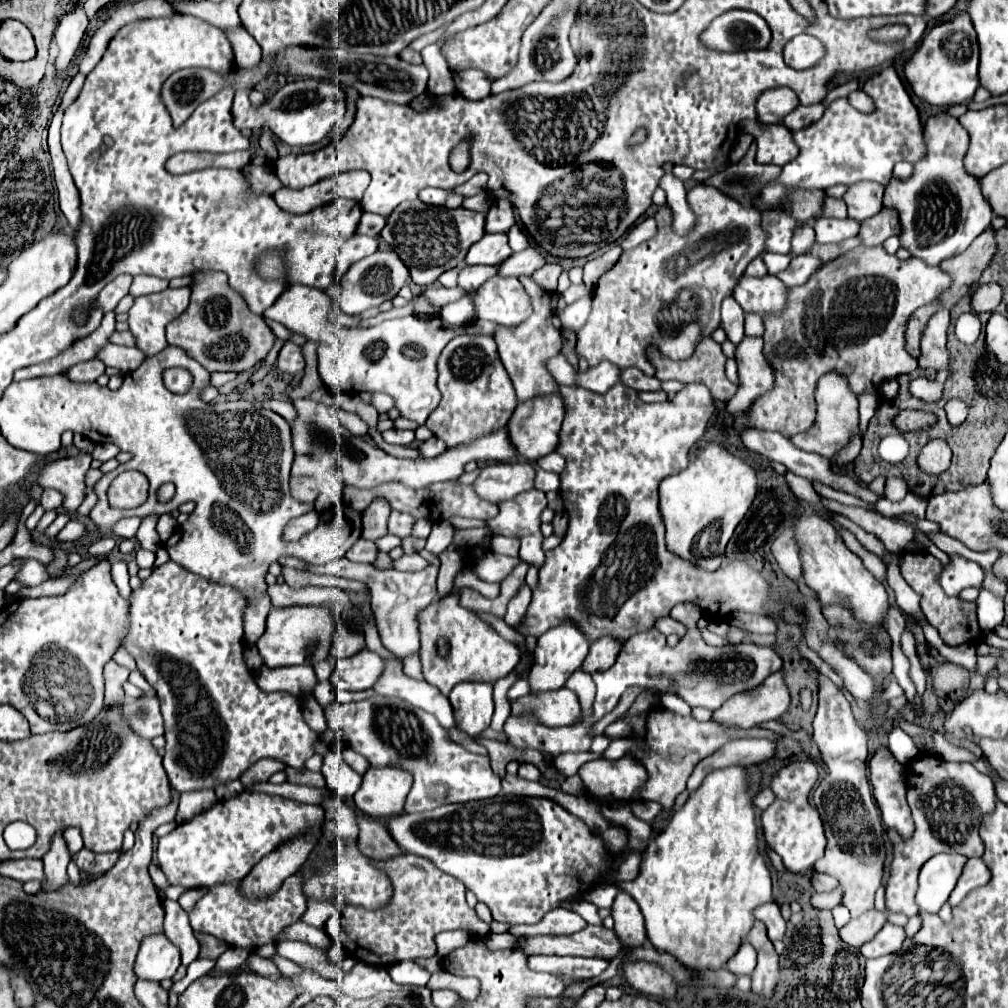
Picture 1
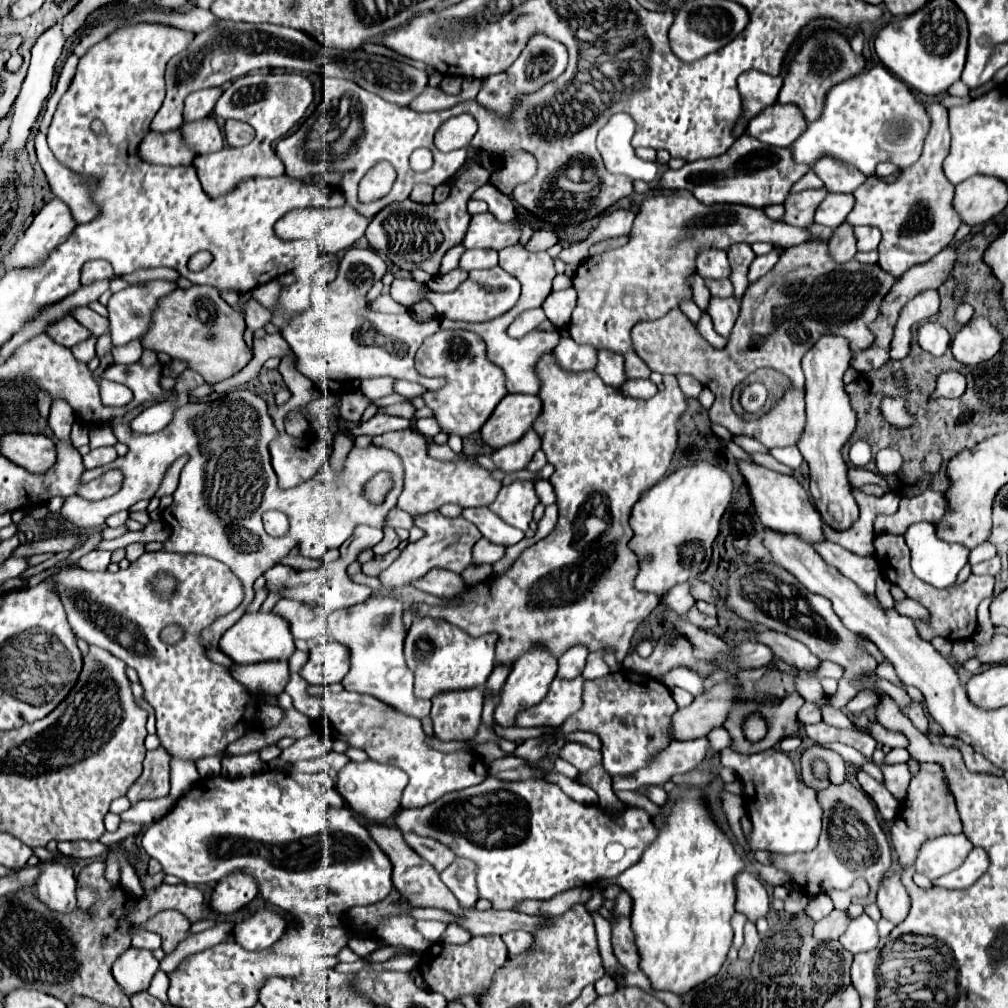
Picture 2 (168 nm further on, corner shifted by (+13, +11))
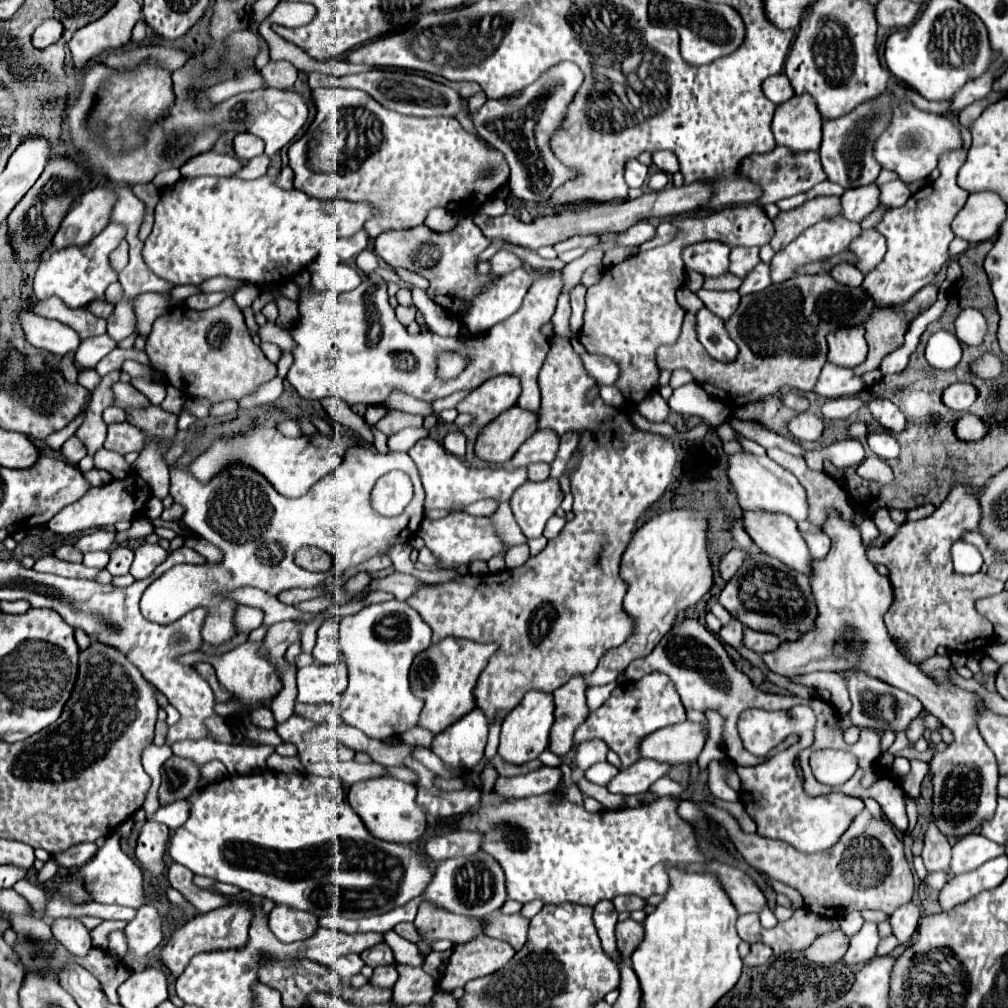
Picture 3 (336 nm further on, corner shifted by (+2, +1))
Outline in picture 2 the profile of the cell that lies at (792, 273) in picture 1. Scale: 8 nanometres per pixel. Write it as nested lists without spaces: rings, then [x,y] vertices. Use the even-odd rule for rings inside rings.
[[[770,251],[768,255],[756,257],[756,259],[752,261],[752,265],[750,265],[748,281],[750,281],[750,283],[754,283],[754,281],[758,281],[762,275],[766,275],[766,273],[776,265],[778,257],[780,257],[780,253],[778,253],[778,251]]]

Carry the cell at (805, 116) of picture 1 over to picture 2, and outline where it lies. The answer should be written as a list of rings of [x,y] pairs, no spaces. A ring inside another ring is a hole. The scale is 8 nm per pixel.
[[[818,29],[802,43],[802,47],[790,59],[788,71],[784,75],[784,85],[778,95],[778,103],[794,103],[802,109],[806,121],[814,121],[822,115],[826,93],[834,85],[862,73],[864,67],[866,67],[866,59],[852,51],[846,35],[830,29]],[[816,101],[818,101],[818,111],[816,111]]]

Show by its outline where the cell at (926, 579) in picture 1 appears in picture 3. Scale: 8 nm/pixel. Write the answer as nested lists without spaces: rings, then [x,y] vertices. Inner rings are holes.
[[[987,479],[981,487],[973,487],[967,481],[953,483],[949,497],[935,509],[933,515],[919,521],[905,521],[901,531],[883,547],[867,551],[871,563],[882,564],[889,569],[895,591],[895,601],[884,615],[889,635],[899,637],[915,661],[933,657],[937,647],[971,653],[973,649],[977,651],[985,647],[993,637],[993,623],[975,611],[975,603],[1003,591],[1003,583],[987,577],[985,573],[955,575],[951,561],[953,543],[961,541],[967,531],[983,535],[979,527],[983,517],[979,499],[989,481],[991,479]]]

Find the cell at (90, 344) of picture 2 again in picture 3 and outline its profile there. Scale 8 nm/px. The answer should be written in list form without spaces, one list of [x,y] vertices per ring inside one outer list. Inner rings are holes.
[[[99,335],[99,337],[91,337],[81,341],[77,353],[75,353],[75,361],[83,367],[95,367],[111,349],[115,347],[115,341],[109,335]]]

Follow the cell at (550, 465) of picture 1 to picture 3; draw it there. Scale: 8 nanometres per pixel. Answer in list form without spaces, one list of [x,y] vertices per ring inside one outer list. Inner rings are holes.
[[[537,463],[537,465],[533,465],[527,471],[529,471],[529,479],[531,481],[545,481],[545,479],[549,479],[549,465],[545,465],[545,463]]]

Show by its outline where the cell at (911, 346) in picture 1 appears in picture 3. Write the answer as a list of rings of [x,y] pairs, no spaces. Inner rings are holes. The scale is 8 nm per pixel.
[[[931,283],[931,285],[923,287],[919,293],[915,293],[907,303],[903,303],[903,305],[899,305],[899,307],[879,307],[879,309],[875,309],[875,311],[871,313],[869,321],[865,323],[865,339],[867,339],[867,343],[869,343],[869,355],[867,355],[867,359],[865,359],[859,367],[853,369],[855,375],[865,375],[865,373],[869,373],[869,371],[879,369],[881,361],[885,359],[885,355],[889,355],[891,351],[895,351],[897,347],[903,345],[903,341],[905,341],[903,337],[905,337],[905,333],[907,333],[907,329],[909,329],[909,323],[911,323],[921,311],[929,309],[929,307],[935,303],[937,295],[939,295],[939,285],[937,285],[937,283]]]

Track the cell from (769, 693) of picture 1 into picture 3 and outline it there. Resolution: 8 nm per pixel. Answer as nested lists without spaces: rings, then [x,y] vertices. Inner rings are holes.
[[[683,721],[671,727],[663,727],[641,741],[641,757],[667,761],[667,763],[691,763],[697,761],[705,743],[703,725]]]

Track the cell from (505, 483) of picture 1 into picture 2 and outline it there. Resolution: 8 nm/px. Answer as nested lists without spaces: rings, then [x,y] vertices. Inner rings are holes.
[[[528,429],[528,433],[524,433],[524,437],[520,437],[516,443],[496,449],[492,459],[504,473],[520,471],[528,465],[528,461],[538,449],[540,449],[540,437],[534,429]]]

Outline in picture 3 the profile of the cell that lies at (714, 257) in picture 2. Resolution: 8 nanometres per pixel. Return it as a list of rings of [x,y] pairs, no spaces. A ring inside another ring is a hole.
[[[719,241],[695,243],[683,251],[683,261],[687,269],[705,277],[721,277],[729,273],[729,247]]]

